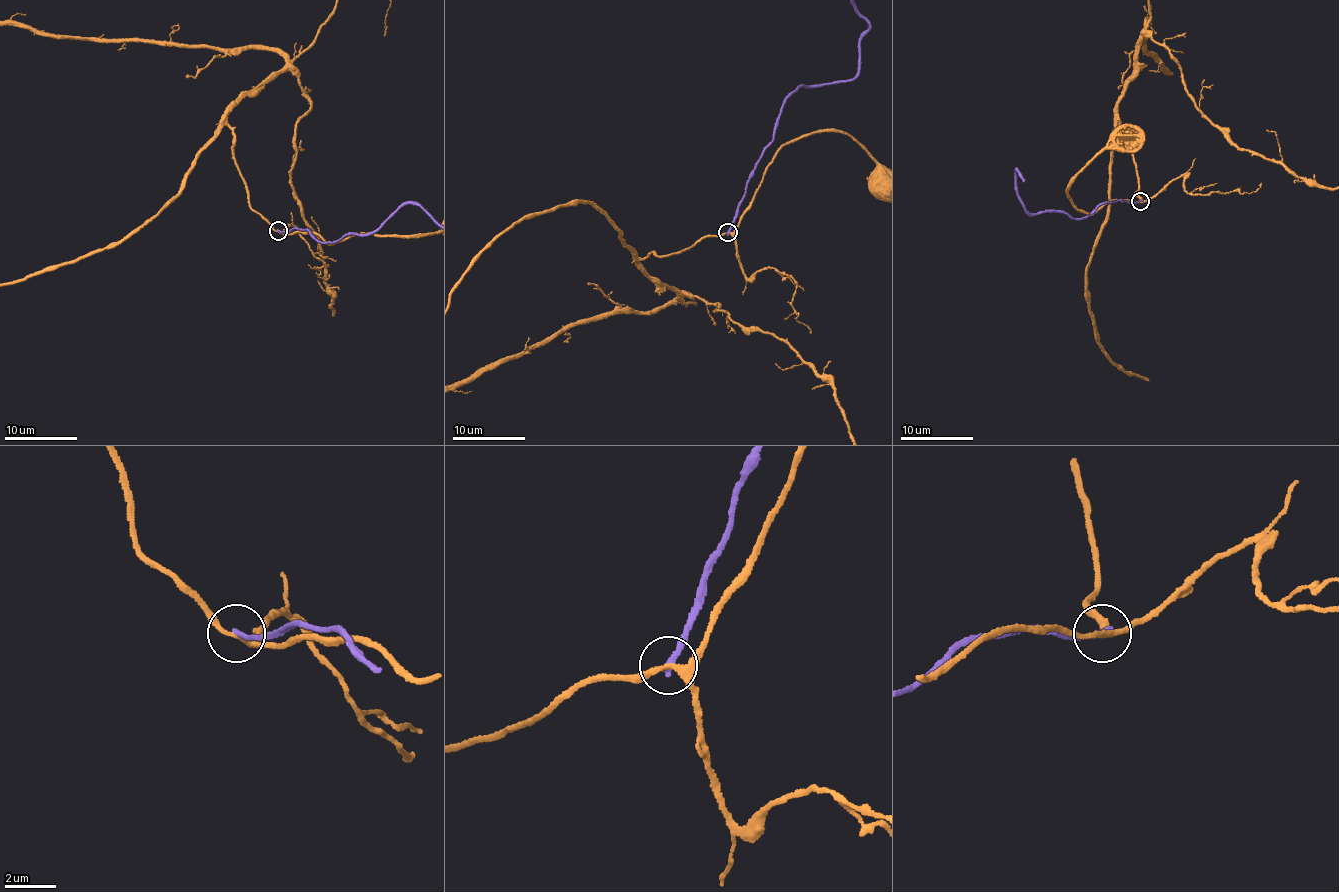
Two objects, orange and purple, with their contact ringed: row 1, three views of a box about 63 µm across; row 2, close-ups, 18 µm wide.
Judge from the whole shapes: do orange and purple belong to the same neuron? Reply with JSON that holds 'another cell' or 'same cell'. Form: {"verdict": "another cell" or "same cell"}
{"verdict": "another cell"}

